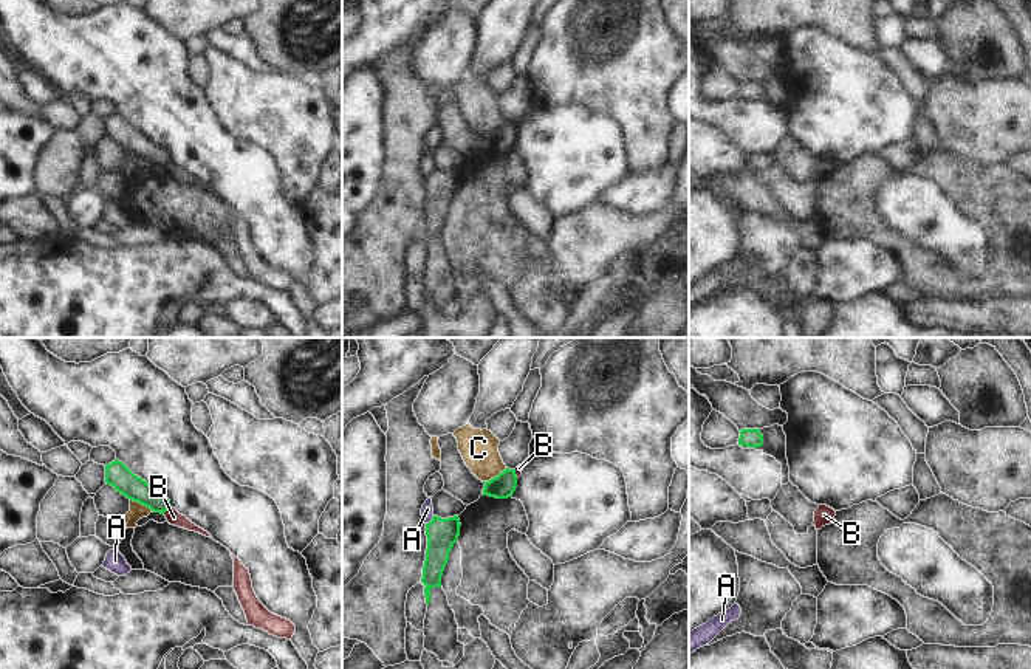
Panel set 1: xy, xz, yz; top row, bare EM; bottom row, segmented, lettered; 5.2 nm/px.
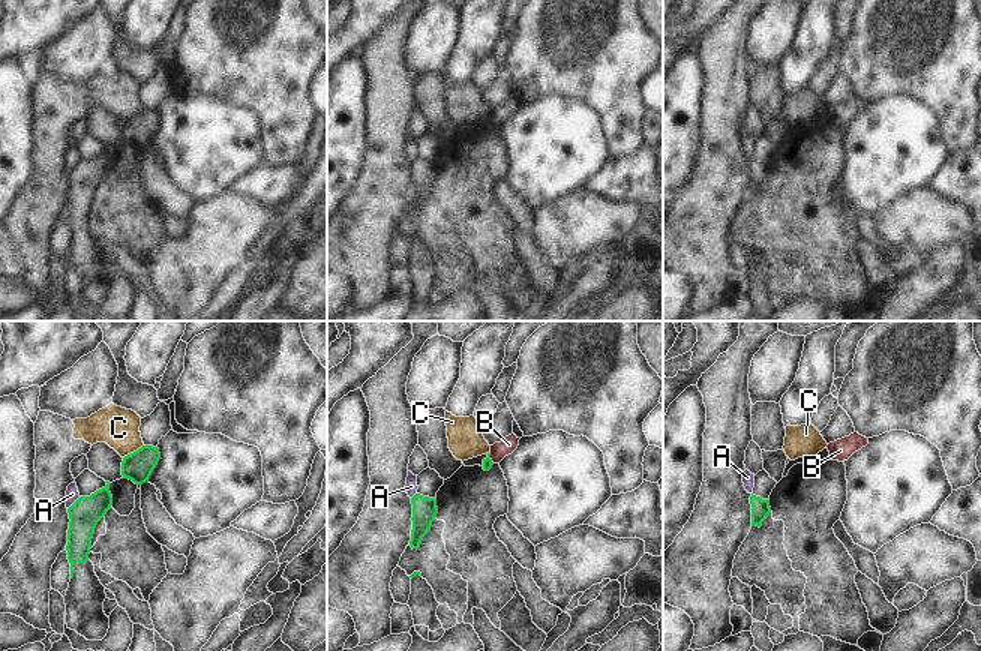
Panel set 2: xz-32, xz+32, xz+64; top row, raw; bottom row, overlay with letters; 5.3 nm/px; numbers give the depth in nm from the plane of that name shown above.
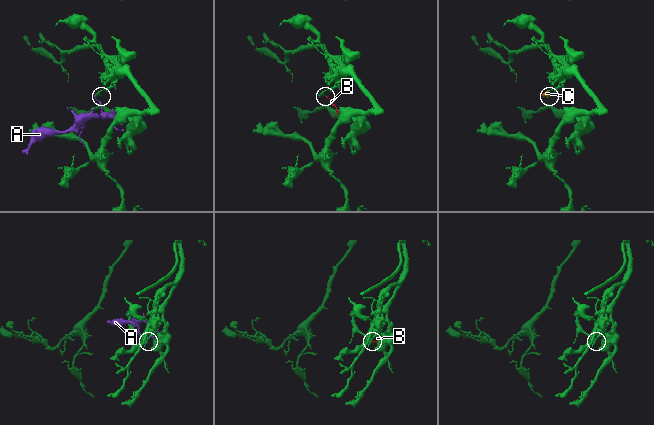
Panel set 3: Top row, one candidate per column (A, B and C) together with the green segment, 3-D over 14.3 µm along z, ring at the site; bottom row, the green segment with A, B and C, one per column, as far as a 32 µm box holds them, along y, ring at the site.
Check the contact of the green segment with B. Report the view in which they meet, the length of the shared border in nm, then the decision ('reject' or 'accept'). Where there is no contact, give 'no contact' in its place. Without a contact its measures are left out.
xy | 60 nm | reject

